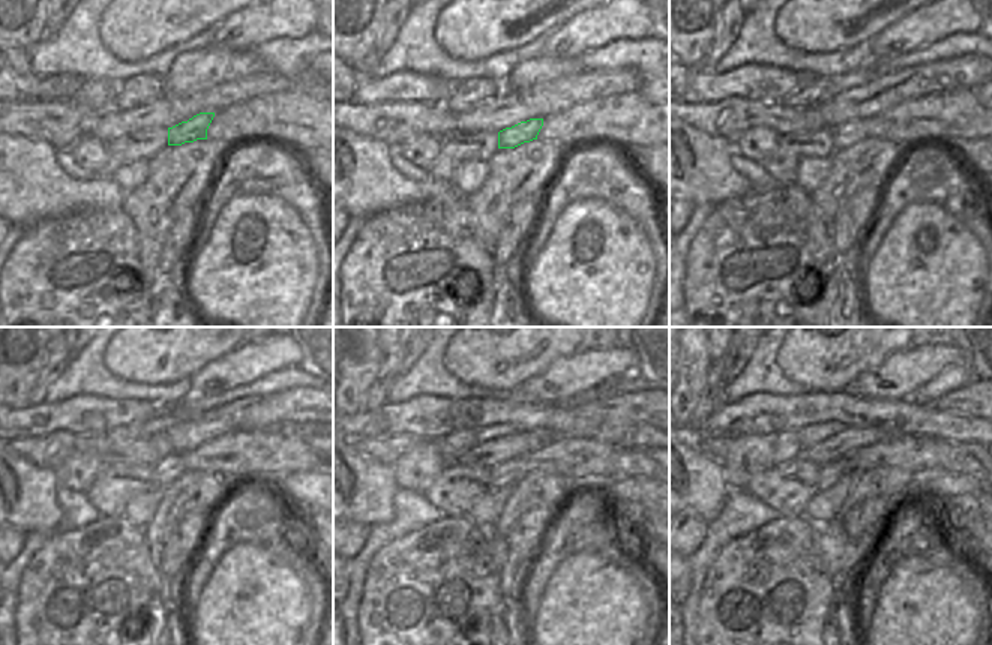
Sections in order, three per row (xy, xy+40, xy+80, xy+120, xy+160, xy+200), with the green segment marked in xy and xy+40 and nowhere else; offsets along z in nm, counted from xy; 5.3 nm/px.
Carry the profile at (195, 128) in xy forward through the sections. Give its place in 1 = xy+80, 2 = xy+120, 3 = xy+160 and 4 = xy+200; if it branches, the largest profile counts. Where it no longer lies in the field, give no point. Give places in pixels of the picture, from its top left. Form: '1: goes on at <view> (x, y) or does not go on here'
1: goes on at xy+80 (845, 135)
2: goes on at xy+120 (167, 471)
3: goes on at xy+160 (505, 473)
4: goes on at xy+200 (829, 474)

